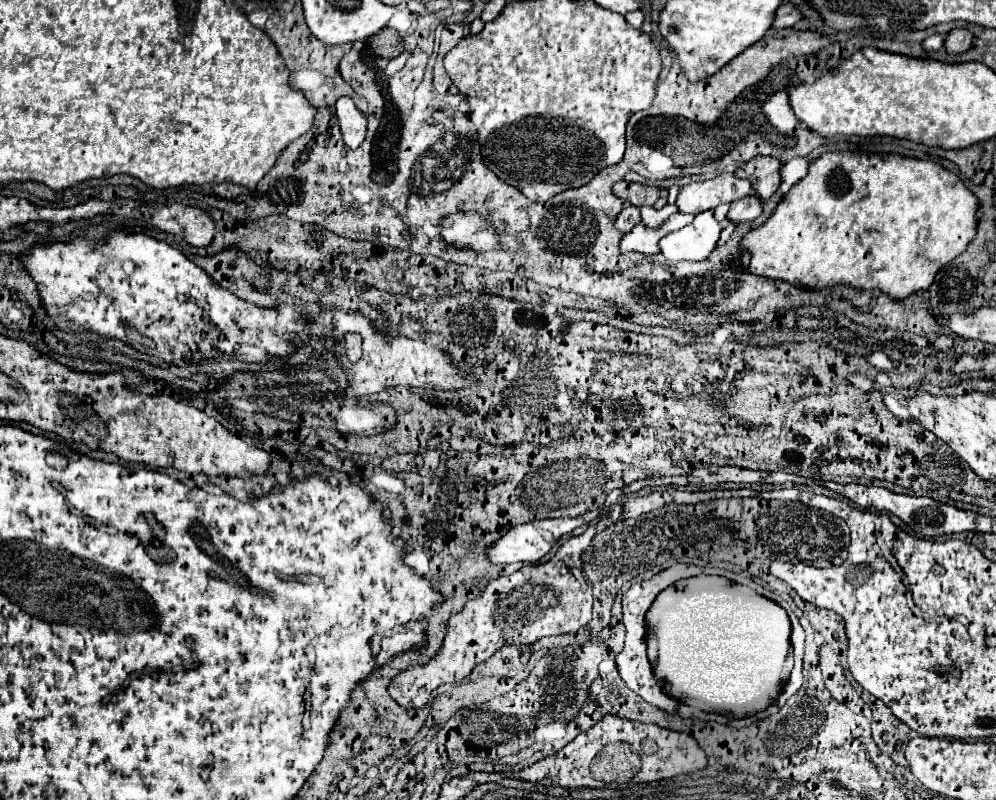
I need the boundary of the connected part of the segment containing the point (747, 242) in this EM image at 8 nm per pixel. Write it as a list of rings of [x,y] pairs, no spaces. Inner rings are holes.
[[[824,153],[822,157],[818,157],[816,161],[810,163],[808,167],[808,175],[798,181],[788,195],[784,195],[784,199],[778,203],[778,207],[774,209],[774,213],[770,215],[770,219],[758,227],[752,229],[740,243],[742,251],[750,253],[750,265],[748,271],[752,275],[758,277],[766,277],[766,279],[780,279],[786,281],[790,285],[796,287],[806,287],[812,291],[818,289],[828,289],[828,287],[836,287],[836,285],[844,285],[844,287],[852,287],[852,289],[878,289],[884,295],[888,295],[890,299],[906,299],[908,295],[928,289],[934,281],[934,275],[940,271],[940,267],[944,267],[946,263],[950,263],[954,257],[958,257],[962,251],[966,251],[968,243],[974,239],[976,235],[976,211],[978,211],[978,199],[974,197],[974,193],[970,189],[964,187],[964,183],[960,181],[960,177],[952,171],[946,171],[944,167],[932,163],[932,161],[920,161],[920,159],[908,159],[908,157],[900,157],[900,155],[868,155],[868,153]]]

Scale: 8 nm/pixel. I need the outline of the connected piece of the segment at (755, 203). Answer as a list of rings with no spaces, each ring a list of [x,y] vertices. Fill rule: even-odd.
[[[748,195],[742,201],[734,201],[730,205],[726,219],[734,225],[740,225],[740,223],[756,219],[760,213],[762,213],[762,201],[756,195]]]

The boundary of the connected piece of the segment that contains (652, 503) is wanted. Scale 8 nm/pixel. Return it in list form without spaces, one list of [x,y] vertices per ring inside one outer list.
[[[653,491],[644,496],[629,498],[623,504],[622,516],[625,519],[636,518],[650,511],[662,508],[665,505],[660,492]]]

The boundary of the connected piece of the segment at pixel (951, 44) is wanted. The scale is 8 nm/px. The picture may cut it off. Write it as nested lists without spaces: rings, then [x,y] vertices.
[[[952,29],[948,35],[946,35],[946,41],[944,41],[944,49],[948,55],[960,55],[964,51],[968,51],[974,43],[974,37],[970,31],[966,29]]]

